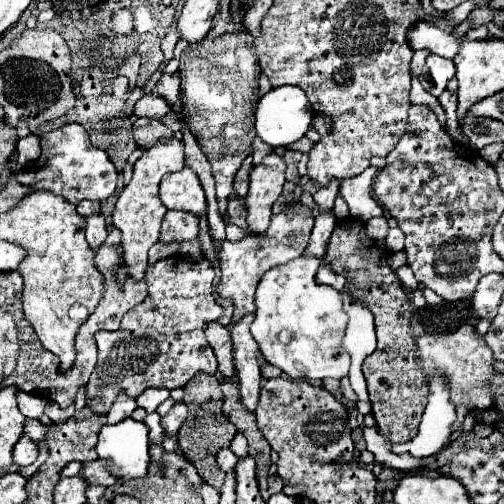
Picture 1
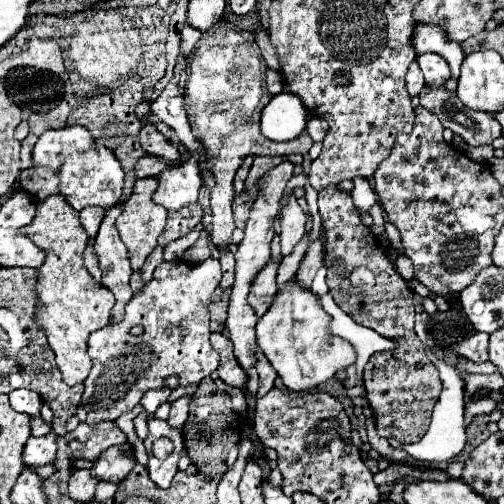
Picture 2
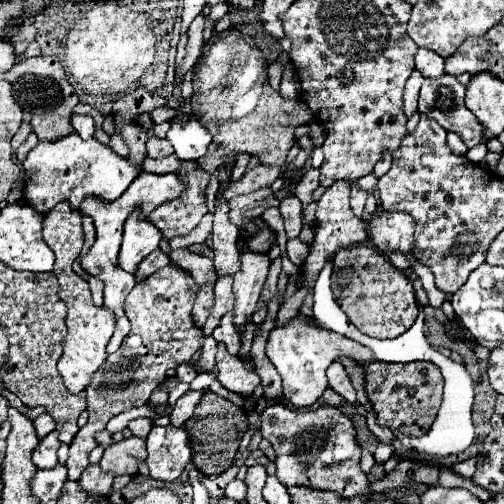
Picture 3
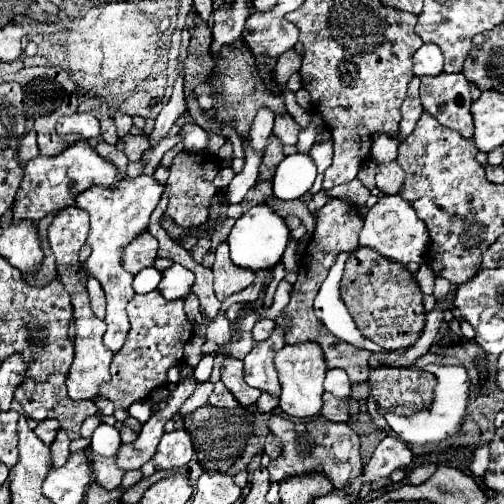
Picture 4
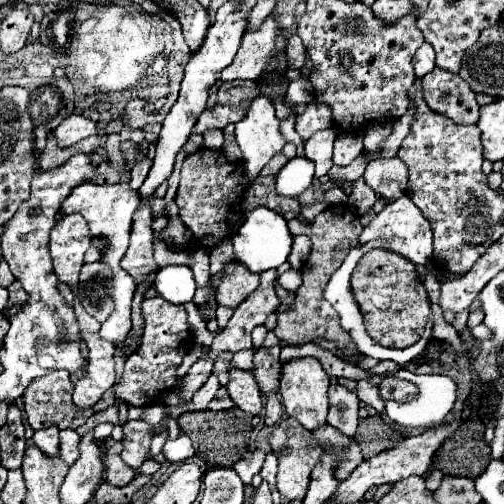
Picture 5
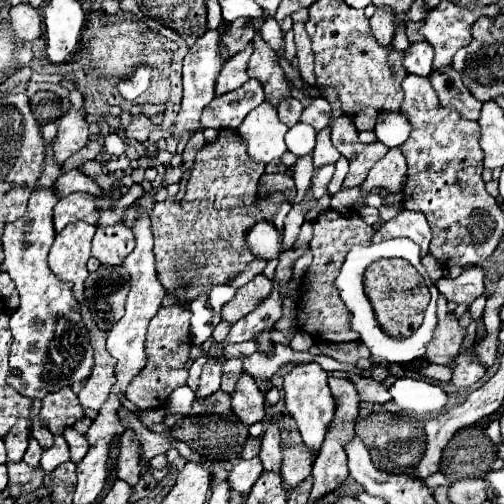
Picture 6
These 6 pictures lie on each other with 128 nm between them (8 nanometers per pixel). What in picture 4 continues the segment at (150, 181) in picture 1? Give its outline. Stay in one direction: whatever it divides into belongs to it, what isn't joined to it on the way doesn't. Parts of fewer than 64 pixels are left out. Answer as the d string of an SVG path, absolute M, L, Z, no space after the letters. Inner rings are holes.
M142 232L142 234L134 236L130 244L124 246L122 266L130 274L136 274L142 268L154 264L156 252L158 252L158 240L150 232Z

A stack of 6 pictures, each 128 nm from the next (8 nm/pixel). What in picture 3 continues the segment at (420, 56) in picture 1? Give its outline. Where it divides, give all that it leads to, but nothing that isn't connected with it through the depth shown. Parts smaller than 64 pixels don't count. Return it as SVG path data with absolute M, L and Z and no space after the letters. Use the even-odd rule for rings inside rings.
M412 70L410 78L408 78L408 82L406 82L406 88L404 88L404 112L406 112L408 118L416 112L418 92L420 92L422 82L424 82L424 76L422 76L418 70Z

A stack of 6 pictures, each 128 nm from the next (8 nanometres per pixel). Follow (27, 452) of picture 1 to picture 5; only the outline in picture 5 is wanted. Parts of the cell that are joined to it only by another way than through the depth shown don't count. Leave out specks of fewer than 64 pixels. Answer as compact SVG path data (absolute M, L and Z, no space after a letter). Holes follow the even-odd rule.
M60 430L60 458L72 466L78 458L78 442L80 442L80 436L76 434L76 430Z

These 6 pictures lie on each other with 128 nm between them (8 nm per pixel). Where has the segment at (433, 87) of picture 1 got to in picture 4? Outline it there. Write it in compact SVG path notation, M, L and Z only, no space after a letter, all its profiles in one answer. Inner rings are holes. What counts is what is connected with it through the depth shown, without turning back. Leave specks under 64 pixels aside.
M422 44L414 54L414 74L422 76L436 76L442 72L442 52L436 44Z

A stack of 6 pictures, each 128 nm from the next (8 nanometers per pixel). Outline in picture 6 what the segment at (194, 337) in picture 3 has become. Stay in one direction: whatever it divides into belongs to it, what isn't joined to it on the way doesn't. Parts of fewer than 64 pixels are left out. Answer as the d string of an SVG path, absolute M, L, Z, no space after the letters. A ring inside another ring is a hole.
M178 304L174 306L162 306L156 316L150 320L148 336L146 336L146 366L140 370L140 374L134 376L132 384L128 386L126 398L136 404L138 410L146 408L162 408L166 404L166 398L172 390L186 384L188 372L184 370L184 364L188 362L188 350L192 346L190 342L190 316L192 312L188 308L182 308Z

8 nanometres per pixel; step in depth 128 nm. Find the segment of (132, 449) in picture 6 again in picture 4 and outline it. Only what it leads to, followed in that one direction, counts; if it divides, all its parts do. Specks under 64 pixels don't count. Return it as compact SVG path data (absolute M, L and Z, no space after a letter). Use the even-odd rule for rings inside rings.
M94 456L90 462L90 470L92 470L94 482L104 486L106 490L116 490L124 476L124 472L116 468L114 458L104 458L104 456Z

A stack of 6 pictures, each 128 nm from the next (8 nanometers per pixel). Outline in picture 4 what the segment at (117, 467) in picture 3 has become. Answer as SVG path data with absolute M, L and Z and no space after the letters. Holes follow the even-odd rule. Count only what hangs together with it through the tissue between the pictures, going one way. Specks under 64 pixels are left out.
M194 376L180 380L174 388L174 392L166 398L166 404L162 408L158 408L152 414L152 418L142 426L138 438L130 444L120 446L120 450L116 454L116 466L120 466L122 470L136 470L136 468L144 466L156 452L156 444L160 442L160 436L164 434L166 420L170 420L172 416L178 414L182 402L194 392L194 388L196 388Z

